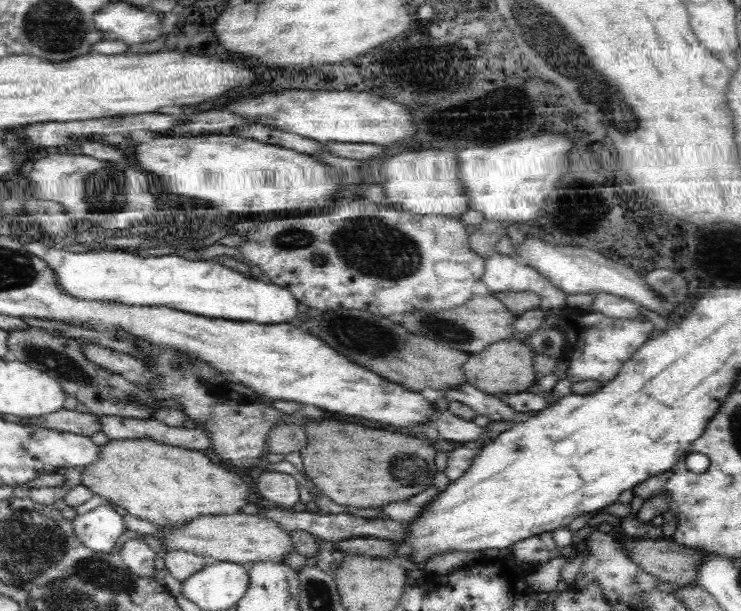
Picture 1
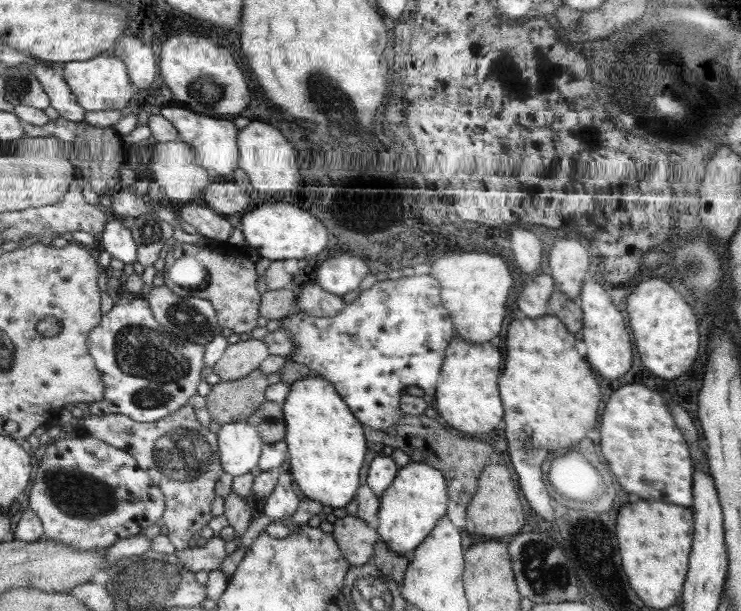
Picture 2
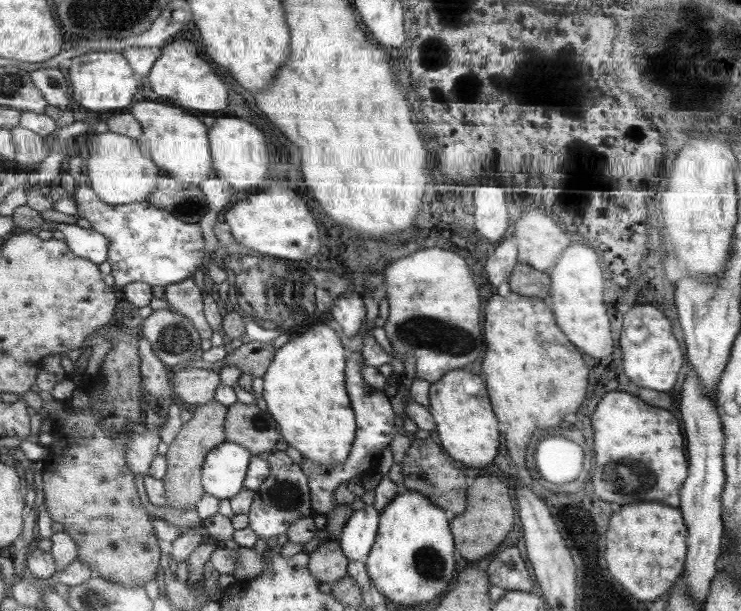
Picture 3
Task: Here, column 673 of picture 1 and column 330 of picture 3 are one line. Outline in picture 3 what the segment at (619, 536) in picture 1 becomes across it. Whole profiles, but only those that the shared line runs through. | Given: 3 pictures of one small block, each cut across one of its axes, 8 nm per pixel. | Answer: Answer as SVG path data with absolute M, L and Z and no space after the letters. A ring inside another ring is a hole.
M335 538L319 543L316 549L309 553L309 570L316 582L335 584L346 577L348 559L342 554L342 547Z

